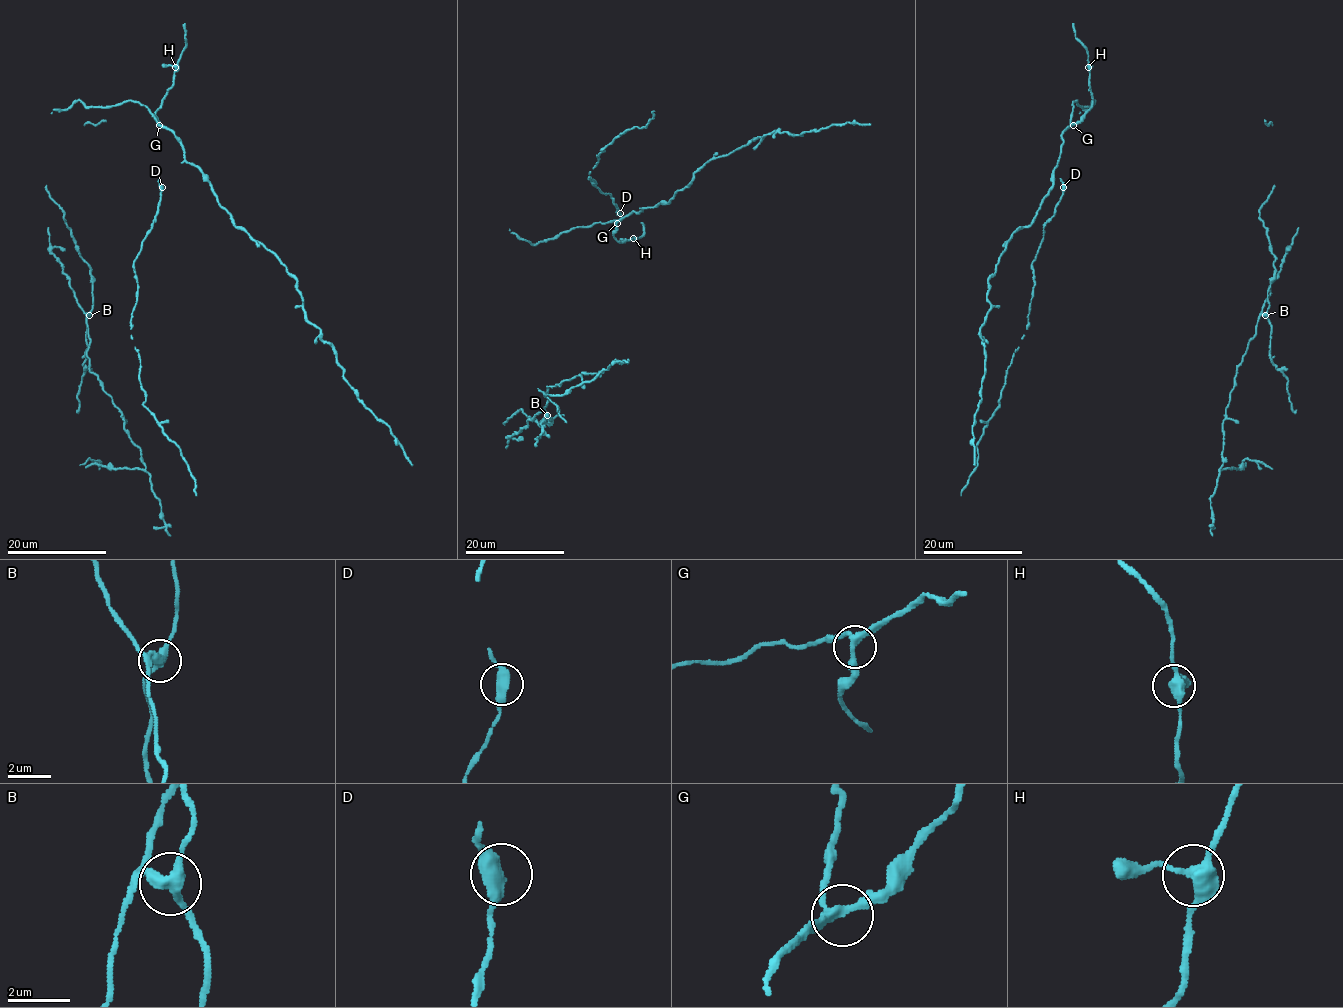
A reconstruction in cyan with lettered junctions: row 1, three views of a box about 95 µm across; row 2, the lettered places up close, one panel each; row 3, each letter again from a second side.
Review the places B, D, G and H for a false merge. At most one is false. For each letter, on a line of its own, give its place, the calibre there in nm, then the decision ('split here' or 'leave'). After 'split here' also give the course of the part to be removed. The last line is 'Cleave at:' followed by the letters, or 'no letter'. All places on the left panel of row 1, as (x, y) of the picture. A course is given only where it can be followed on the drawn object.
B: place (89, 315); calibre 360 nm; split here
D: place (162, 187); calibre 440 nm; leave
G: place (159, 125); calibre 260 nm; leave
H: place (175, 67); calibre 360 nm; leave
Cleave at: B

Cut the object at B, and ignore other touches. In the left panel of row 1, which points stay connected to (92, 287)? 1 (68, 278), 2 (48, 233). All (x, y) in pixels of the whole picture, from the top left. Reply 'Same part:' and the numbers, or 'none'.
Same part: none

